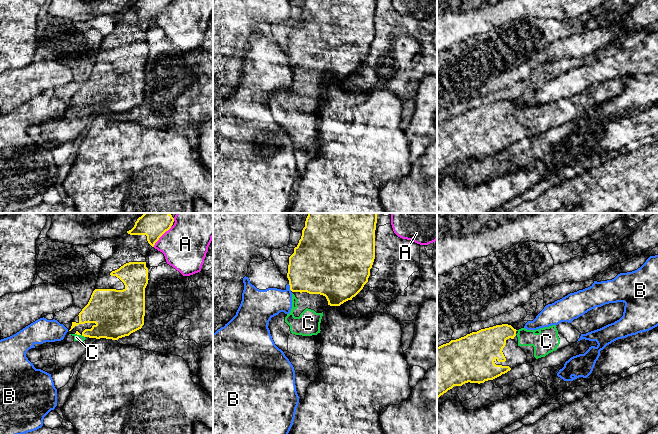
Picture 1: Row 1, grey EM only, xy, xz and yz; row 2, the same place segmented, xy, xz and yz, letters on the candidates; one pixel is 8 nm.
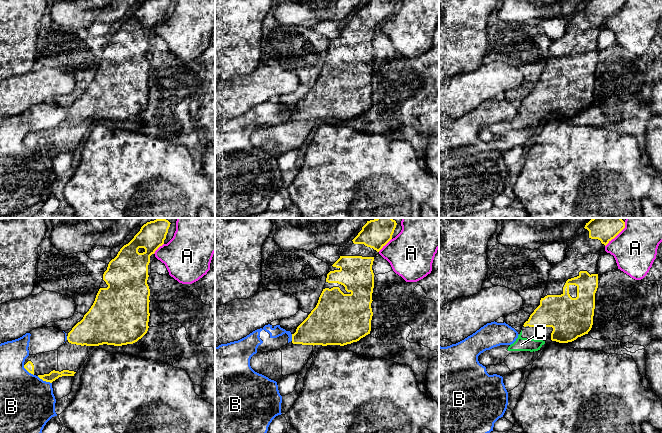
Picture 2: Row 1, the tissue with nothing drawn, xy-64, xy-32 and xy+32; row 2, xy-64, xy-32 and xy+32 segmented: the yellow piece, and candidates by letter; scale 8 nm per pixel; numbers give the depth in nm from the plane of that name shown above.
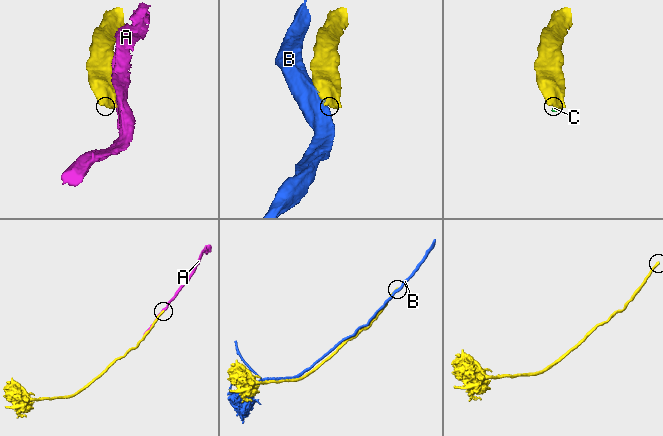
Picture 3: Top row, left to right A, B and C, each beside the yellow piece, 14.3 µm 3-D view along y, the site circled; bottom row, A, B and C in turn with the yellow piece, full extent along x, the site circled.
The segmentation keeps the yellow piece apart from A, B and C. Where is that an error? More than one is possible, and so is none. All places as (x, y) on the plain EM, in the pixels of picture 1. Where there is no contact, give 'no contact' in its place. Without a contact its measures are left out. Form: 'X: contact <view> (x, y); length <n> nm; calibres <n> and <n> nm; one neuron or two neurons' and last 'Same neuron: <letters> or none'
A: contact xy (161, 11); length 220 nm; calibres 130 and 360 nm; two neurons
B: contact xz (290, 63); length 60 nm; calibres 420 and 240 nm; two neurons
C: contact xy (80, 110); length 90 nm; calibres 20 and 50 nm; one neuron
Same neuron: C

